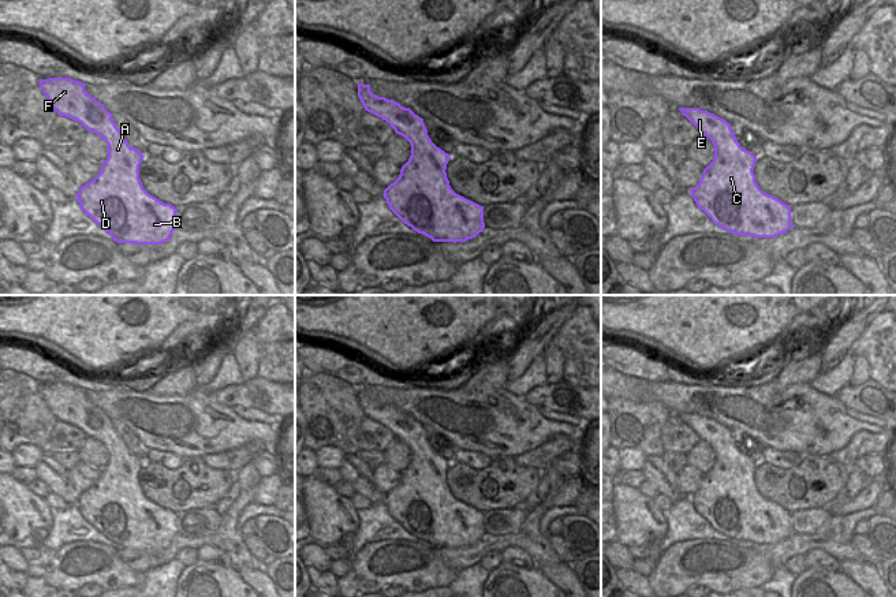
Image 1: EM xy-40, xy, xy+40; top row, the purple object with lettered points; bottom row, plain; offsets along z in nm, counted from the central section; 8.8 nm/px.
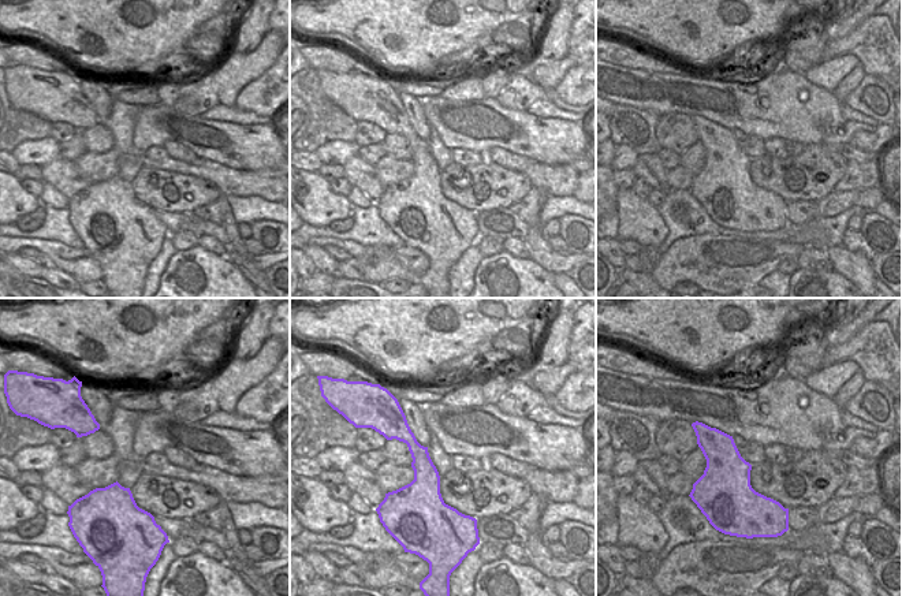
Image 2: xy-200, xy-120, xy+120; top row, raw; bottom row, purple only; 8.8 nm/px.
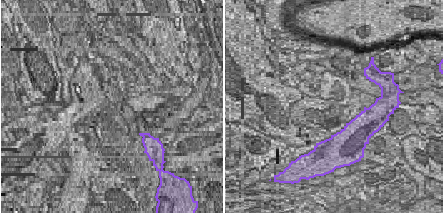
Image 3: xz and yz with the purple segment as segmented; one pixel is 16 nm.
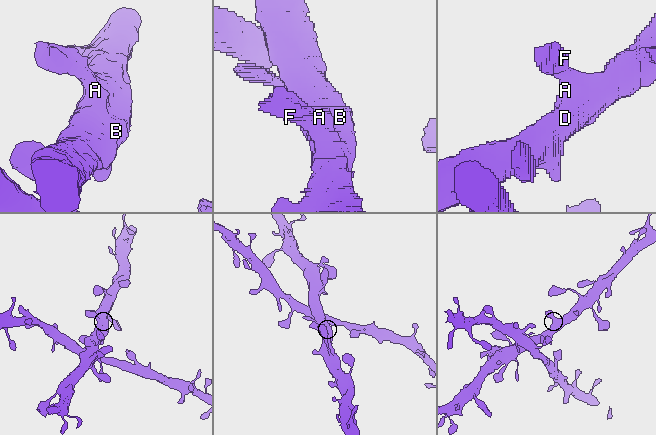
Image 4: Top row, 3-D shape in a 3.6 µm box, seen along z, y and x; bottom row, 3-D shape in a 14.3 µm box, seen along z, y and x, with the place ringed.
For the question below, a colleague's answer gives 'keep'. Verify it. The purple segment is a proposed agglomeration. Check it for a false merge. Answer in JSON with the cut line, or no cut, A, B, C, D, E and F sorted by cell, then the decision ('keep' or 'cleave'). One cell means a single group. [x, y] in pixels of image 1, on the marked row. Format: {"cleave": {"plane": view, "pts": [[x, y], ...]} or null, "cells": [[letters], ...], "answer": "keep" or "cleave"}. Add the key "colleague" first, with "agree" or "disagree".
{"colleague": "agree", "cleave": null, "cells": [["A", "B", "C", "D", "E", "F"]], "answer": "keep"}

